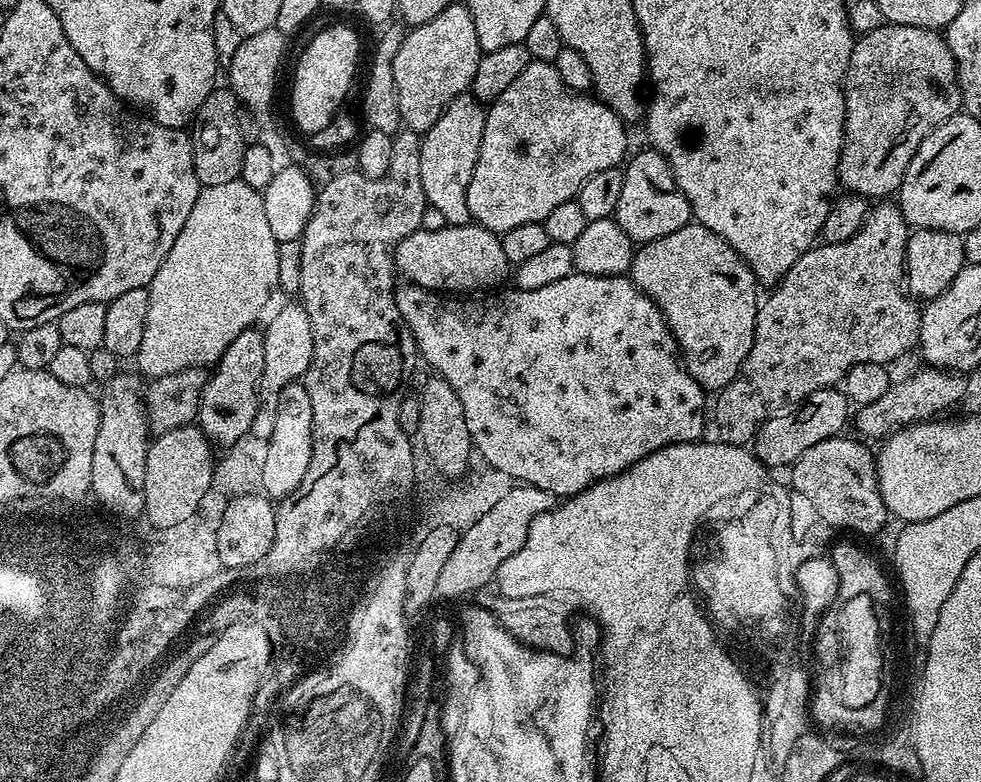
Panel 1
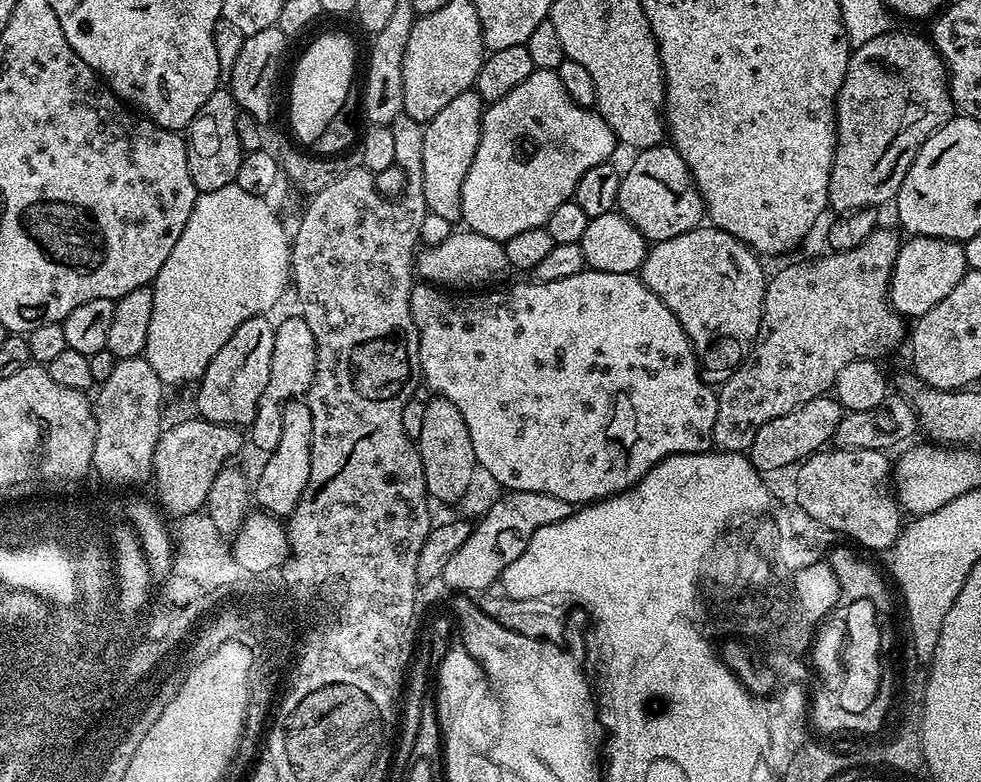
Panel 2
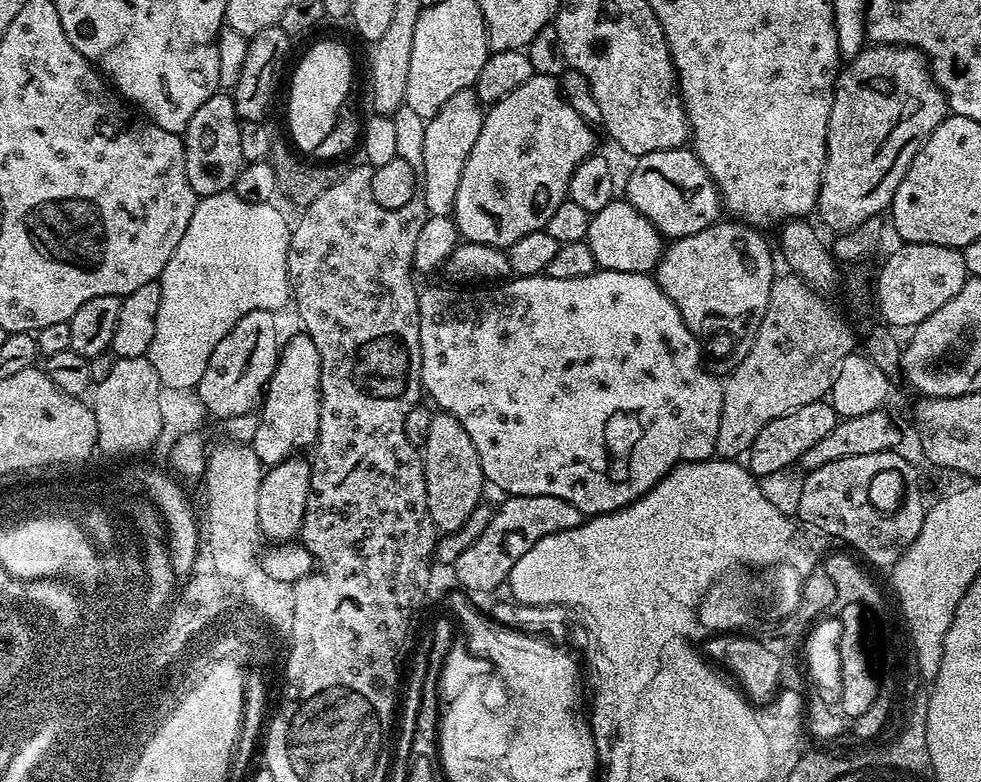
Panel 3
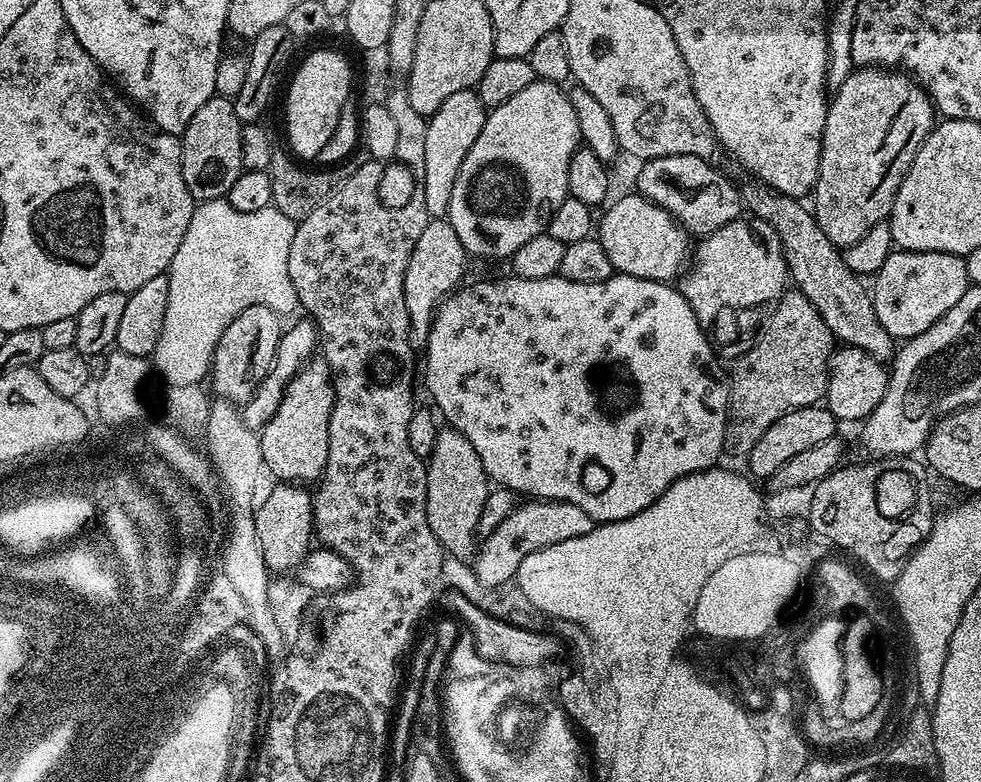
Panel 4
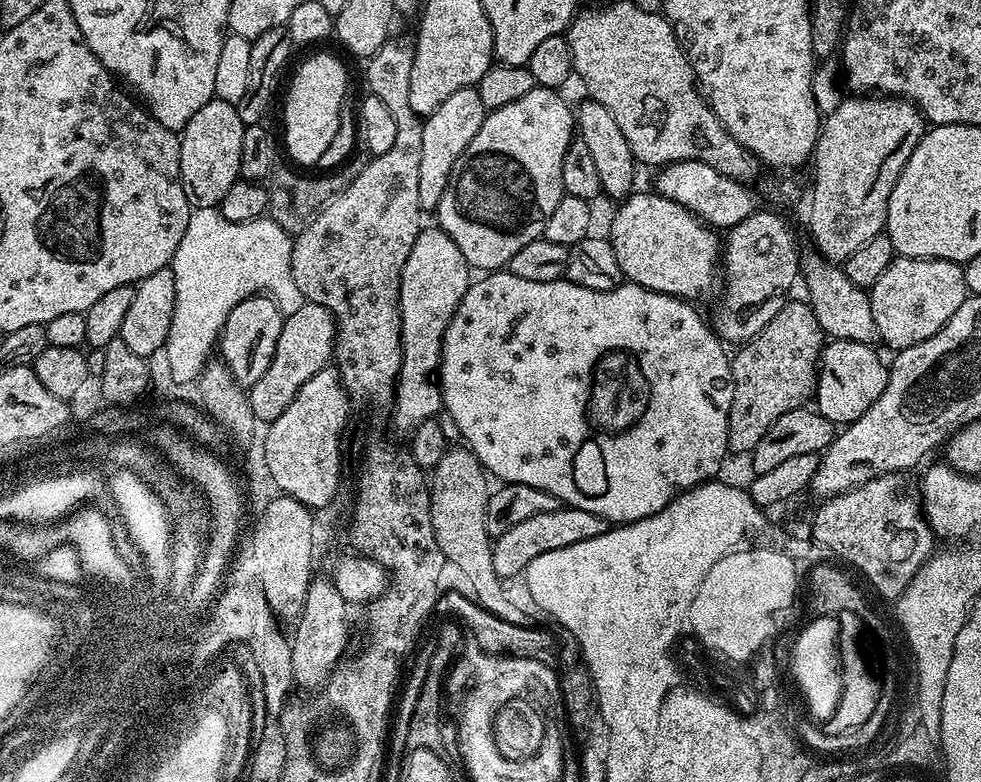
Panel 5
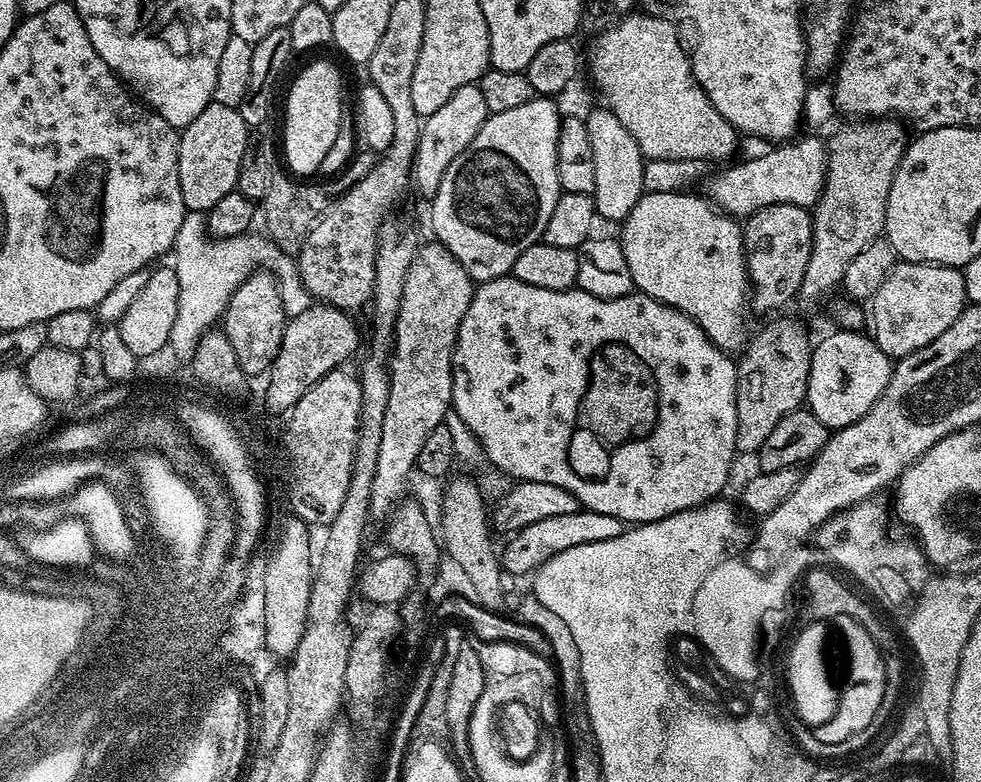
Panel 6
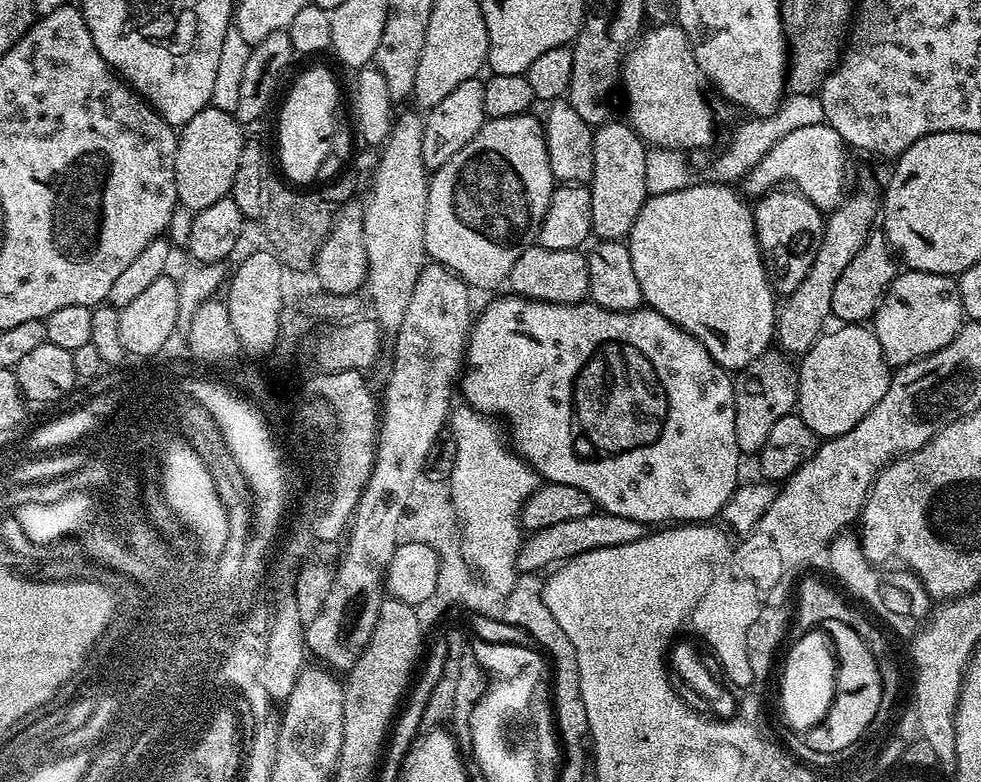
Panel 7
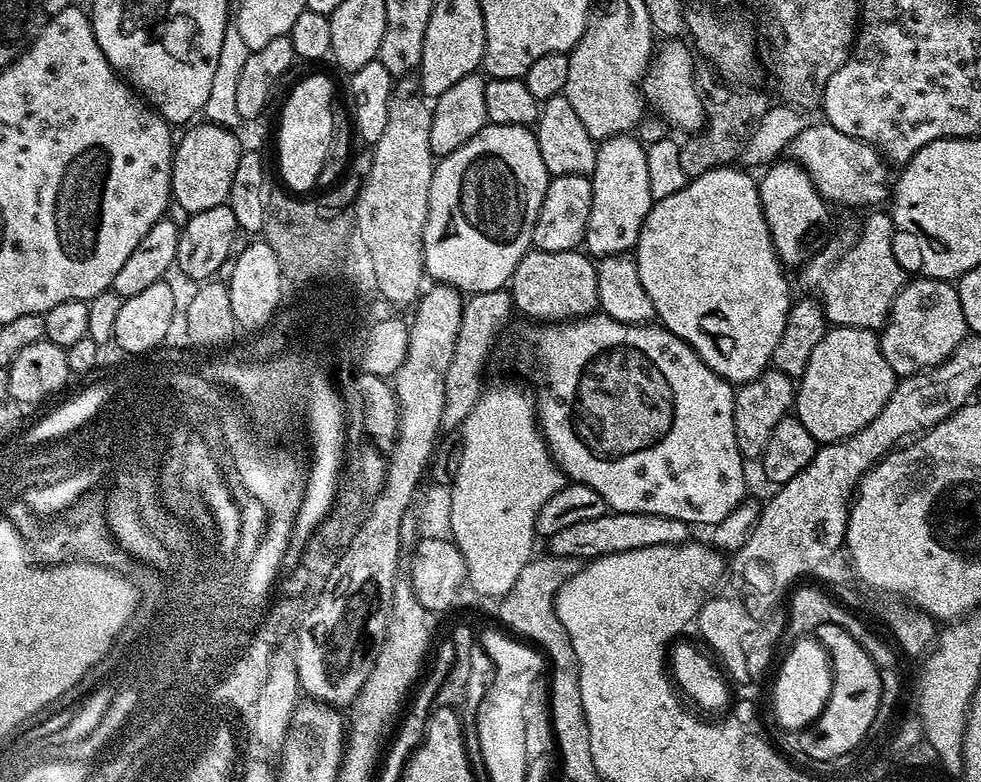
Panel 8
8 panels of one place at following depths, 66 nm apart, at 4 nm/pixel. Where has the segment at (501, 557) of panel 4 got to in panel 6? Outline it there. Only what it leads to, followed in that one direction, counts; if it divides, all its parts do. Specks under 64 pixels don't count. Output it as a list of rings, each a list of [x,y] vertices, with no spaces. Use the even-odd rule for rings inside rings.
[[[587,510],[561,514],[559,518],[546,518],[543,522],[534,522],[534,526],[526,526],[507,537],[508,545],[504,548],[504,556],[502,552],[502,568],[507,575],[509,572],[512,576],[527,577],[550,558],[554,558],[554,554],[562,554],[562,550],[574,550],[574,546],[586,546],[590,542],[606,542],[606,538],[618,538],[618,534],[624,531],[625,521],[610,514]]]

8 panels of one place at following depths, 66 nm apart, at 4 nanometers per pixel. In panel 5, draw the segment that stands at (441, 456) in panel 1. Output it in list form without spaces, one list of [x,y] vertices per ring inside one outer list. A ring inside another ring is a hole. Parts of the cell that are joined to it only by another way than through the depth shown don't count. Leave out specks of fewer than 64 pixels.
[[[466,446],[459,447],[449,447],[448,452],[442,454],[442,462],[438,462],[438,466],[431,469],[430,472],[430,491],[432,493],[430,514],[434,526],[434,538],[438,538],[438,546],[442,546],[445,561],[458,566],[470,580],[471,595],[494,615],[507,617],[509,611],[503,598],[502,577],[494,570],[492,558],[494,540],[486,530],[486,510],[488,509],[488,497],[490,495],[488,480],[490,481],[490,476],[489,473],[485,472],[484,467],[478,462],[478,458],[473,452]]]

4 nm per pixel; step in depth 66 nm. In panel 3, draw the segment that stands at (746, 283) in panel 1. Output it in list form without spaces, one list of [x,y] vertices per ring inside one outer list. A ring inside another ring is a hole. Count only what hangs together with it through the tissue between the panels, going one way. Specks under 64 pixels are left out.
[[[724,218],[715,224],[711,224],[706,230],[698,230],[698,234],[690,234],[686,238],[678,238],[671,241],[661,251],[660,261],[656,263],[654,269],[654,279],[656,285],[659,286],[666,294],[666,298],[670,298],[670,302],[674,302],[674,306],[678,306],[678,314],[682,314],[682,322],[686,322],[686,326],[693,332],[696,339],[700,341],[703,351],[709,357],[712,356],[716,360],[732,360],[731,362],[739,362],[744,356],[748,355],[750,346],[754,342],[754,338],[758,334],[758,326],[762,326],[762,318],[766,314],[766,306],[770,302],[770,290],[774,273],[772,273],[772,252],[774,256],[774,248],[768,245],[768,240],[763,236],[759,227],[737,222],[732,218]]]

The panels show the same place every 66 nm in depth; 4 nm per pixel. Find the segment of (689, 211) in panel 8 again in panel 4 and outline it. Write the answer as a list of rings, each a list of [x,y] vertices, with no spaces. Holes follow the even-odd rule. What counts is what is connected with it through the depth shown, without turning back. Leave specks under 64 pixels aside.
[[[639,194],[631,195],[613,199],[607,205],[608,213],[601,220],[599,217],[598,239],[606,258],[610,258],[613,269],[623,275],[643,280],[675,281],[681,275],[684,259],[690,256],[689,233],[654,202]]]

